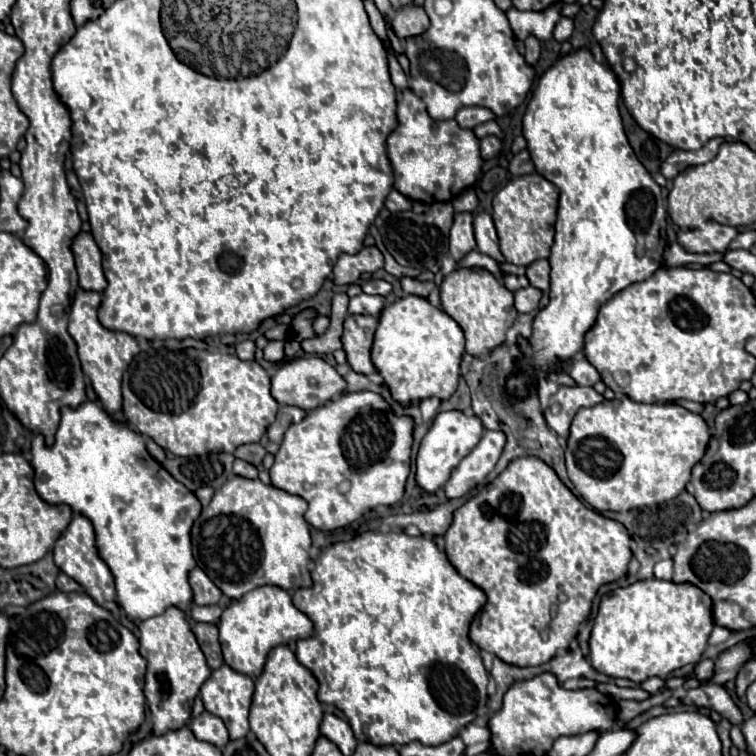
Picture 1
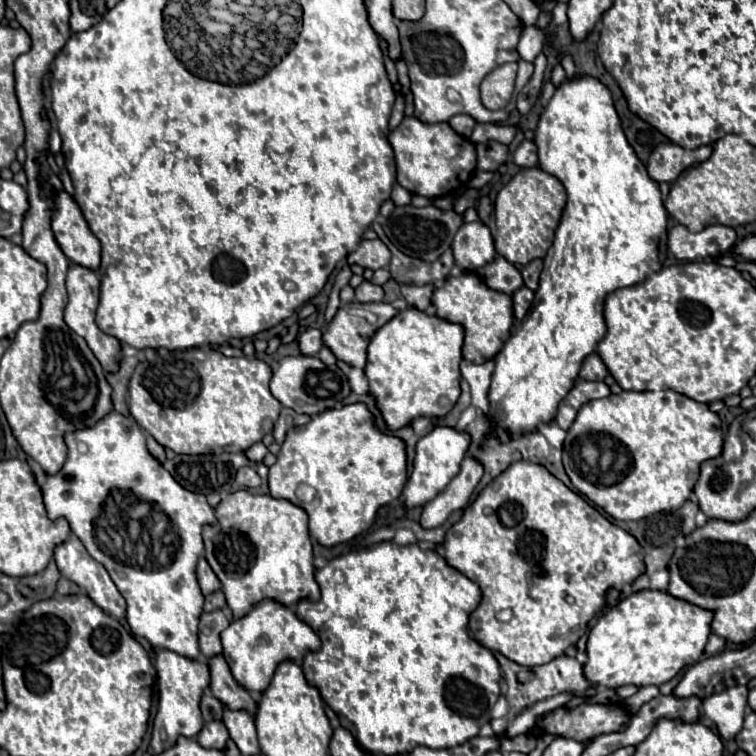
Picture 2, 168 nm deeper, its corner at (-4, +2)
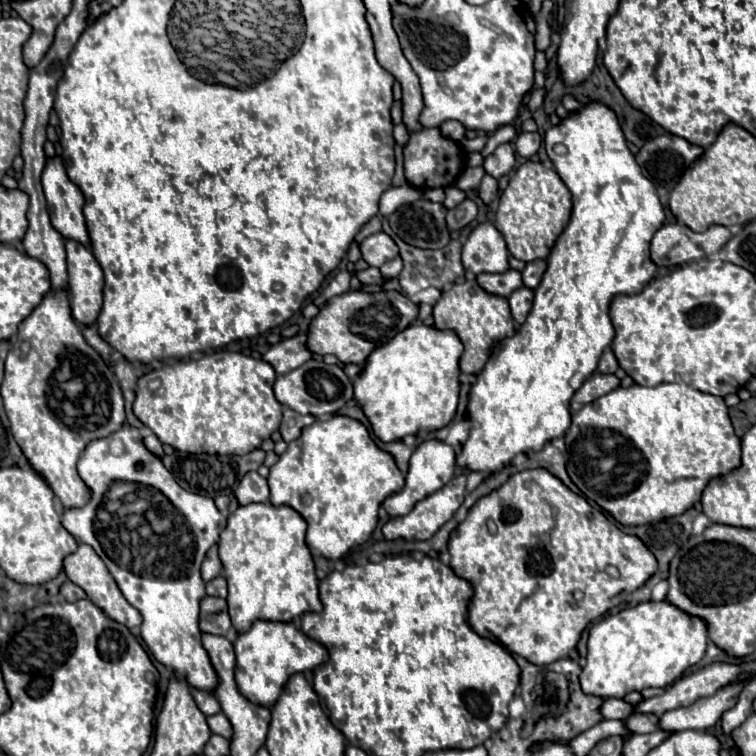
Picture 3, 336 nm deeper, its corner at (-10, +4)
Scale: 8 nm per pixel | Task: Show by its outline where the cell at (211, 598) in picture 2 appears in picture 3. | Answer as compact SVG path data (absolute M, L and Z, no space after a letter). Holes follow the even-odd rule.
M222 576L210 580L206 584L206 594L208 596L216 596L216 598L226 598L228 596L228 590L226 590L226 580Z

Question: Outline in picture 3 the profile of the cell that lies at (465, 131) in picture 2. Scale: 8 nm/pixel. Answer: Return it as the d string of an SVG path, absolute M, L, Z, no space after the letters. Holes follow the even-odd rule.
M446 120L444 124L440 124L440 130L446 138L452 138L456 142L462 142L464 136L466 136L466 128L458 120Z

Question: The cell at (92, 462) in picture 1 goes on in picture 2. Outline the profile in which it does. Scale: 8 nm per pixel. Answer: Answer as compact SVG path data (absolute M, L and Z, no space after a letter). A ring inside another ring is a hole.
M110 412L96 426L66 434L64 440L68 446L68 460L64 468L56 476L48 476L42 486L48 518L66 518L90 556L108 570L128 604L126 618L136 636L144 636L154 650L170 650L190 660L198 660L200 648L196 632L204 596L196 582L196 562L204 552L202 528L216 522L214 508L206 502L204 494L184 490L170 472L162 468L146 448L146 434L130 416ZM114 486L134 490L134 494L142 494L142 498L154 498L154 502L162 506L162 510L156 508L156 522L164 520L166 526L170 520L173 530L164 530L164 536L156 536L150 528L154 522L150 502L142 502L128 492L112 492L112 496L106 496L106 490L114 490ZM102 498L106 500L102 502ZM166 514L170 514L170 518ZM90 522L94 534L90 534ZM94 536L98 546L94 546ZM106 556L116 562L110 562ZM118 562L124 566L118 566Z

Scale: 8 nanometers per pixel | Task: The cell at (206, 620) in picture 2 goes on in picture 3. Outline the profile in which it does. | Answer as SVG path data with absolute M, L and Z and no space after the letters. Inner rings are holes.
M206 596L200 604L200 630L204 634L226 636L230 628L232 628L232 622L230 622L226 600Z

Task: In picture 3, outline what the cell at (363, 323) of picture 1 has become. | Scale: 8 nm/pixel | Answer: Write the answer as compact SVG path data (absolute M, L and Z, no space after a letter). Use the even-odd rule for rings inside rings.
M382 290L382 300L374 300L366 292L346 292L328 300L328 306L320 310L310 322L308 348L316 354L334 354L344 364L364 366L368 354L386 344L392 336L408 328L418 316L418 306L396 290Z

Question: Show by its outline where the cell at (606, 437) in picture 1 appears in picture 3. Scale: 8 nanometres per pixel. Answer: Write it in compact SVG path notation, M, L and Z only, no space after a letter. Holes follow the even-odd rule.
M684 382L658 384L654 388L640 384L616 388L576 412L564 440L568 450L566 468L572 482L588 500L594 500L624 526L640 526L680 516L700 500L700 494L710 478L740 466L740 440L734 434L724 400L694 390Z

